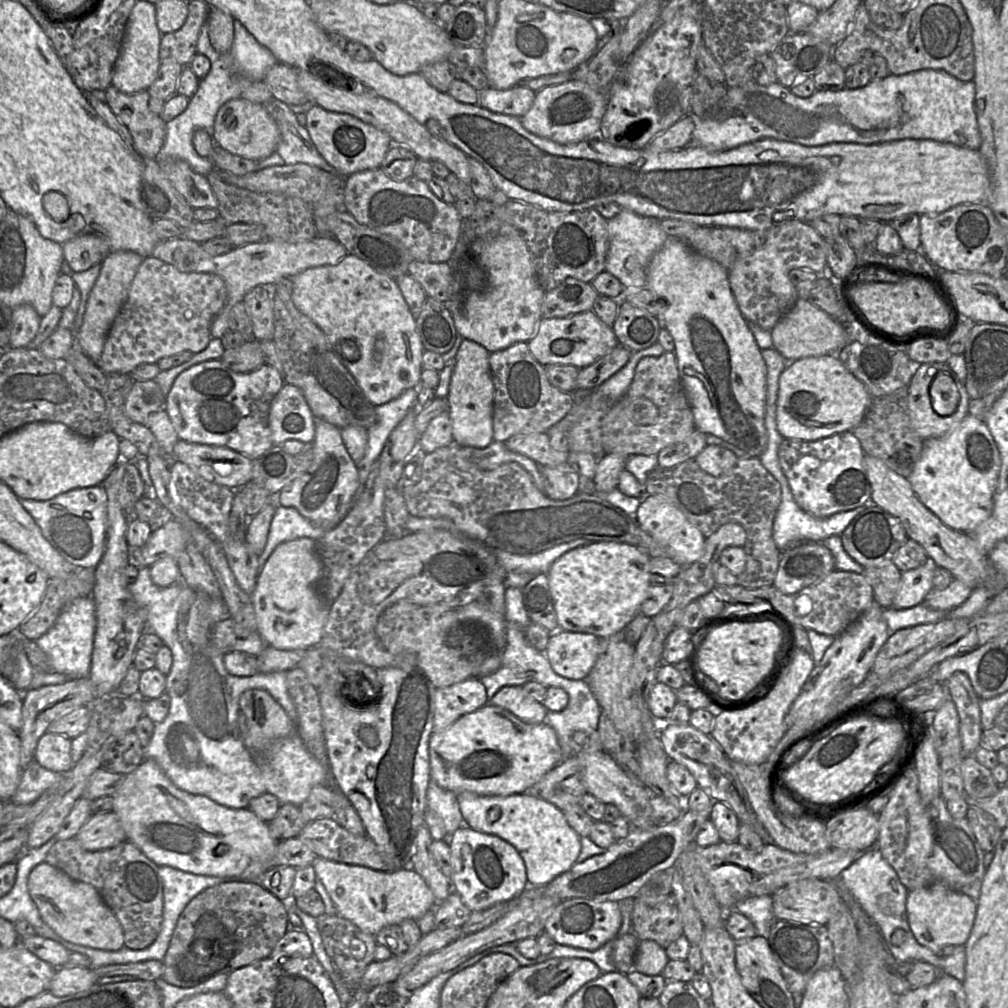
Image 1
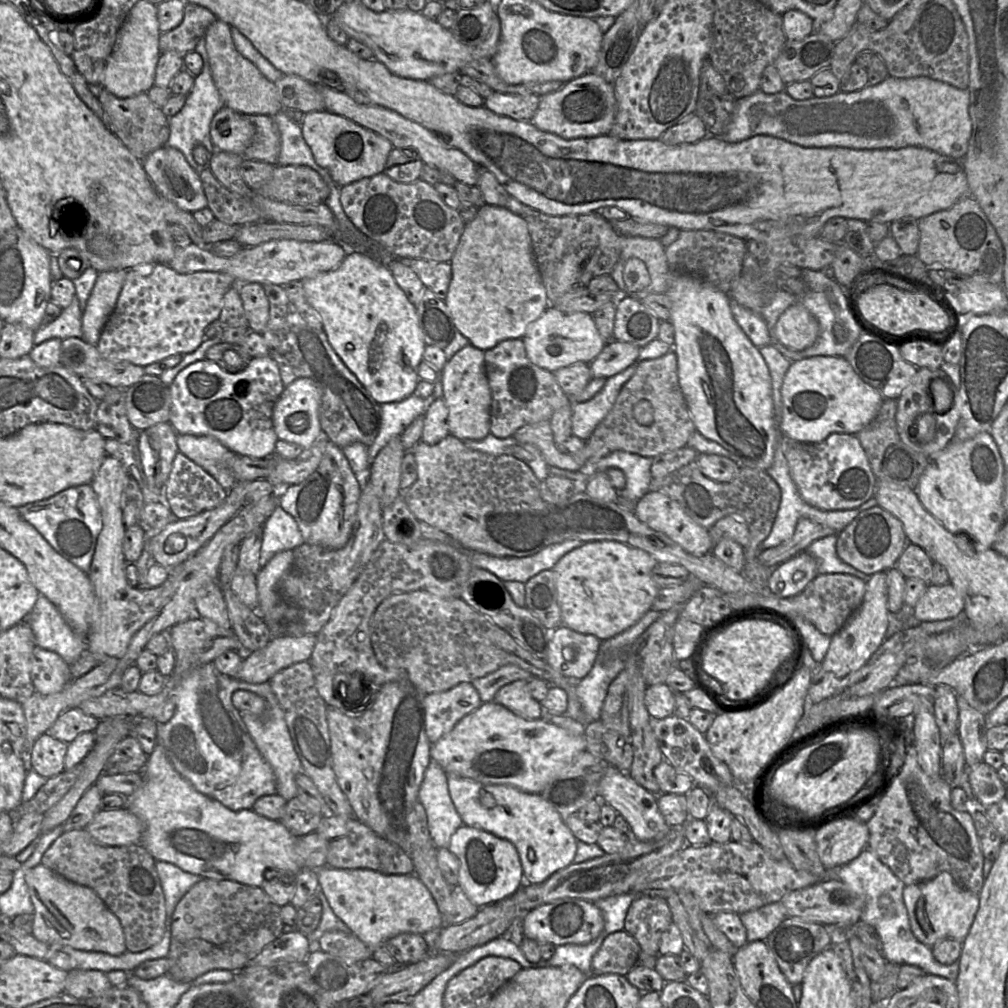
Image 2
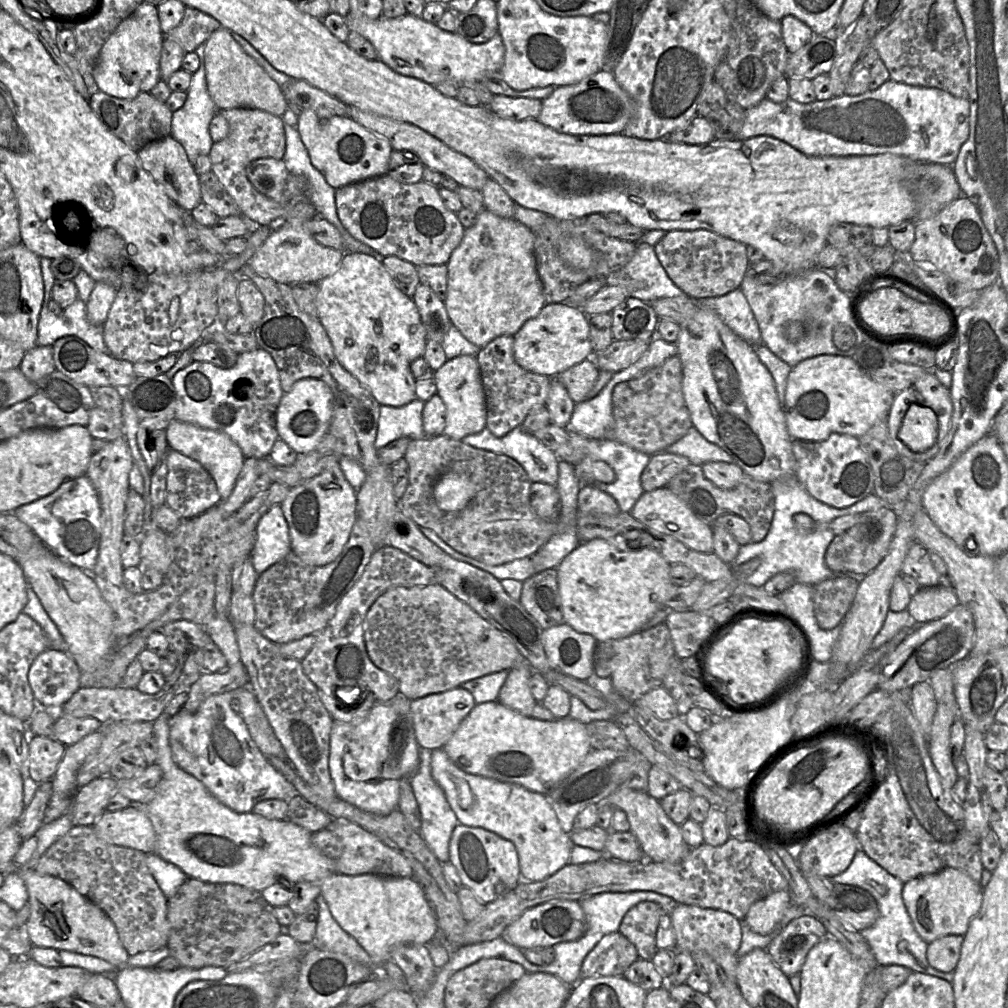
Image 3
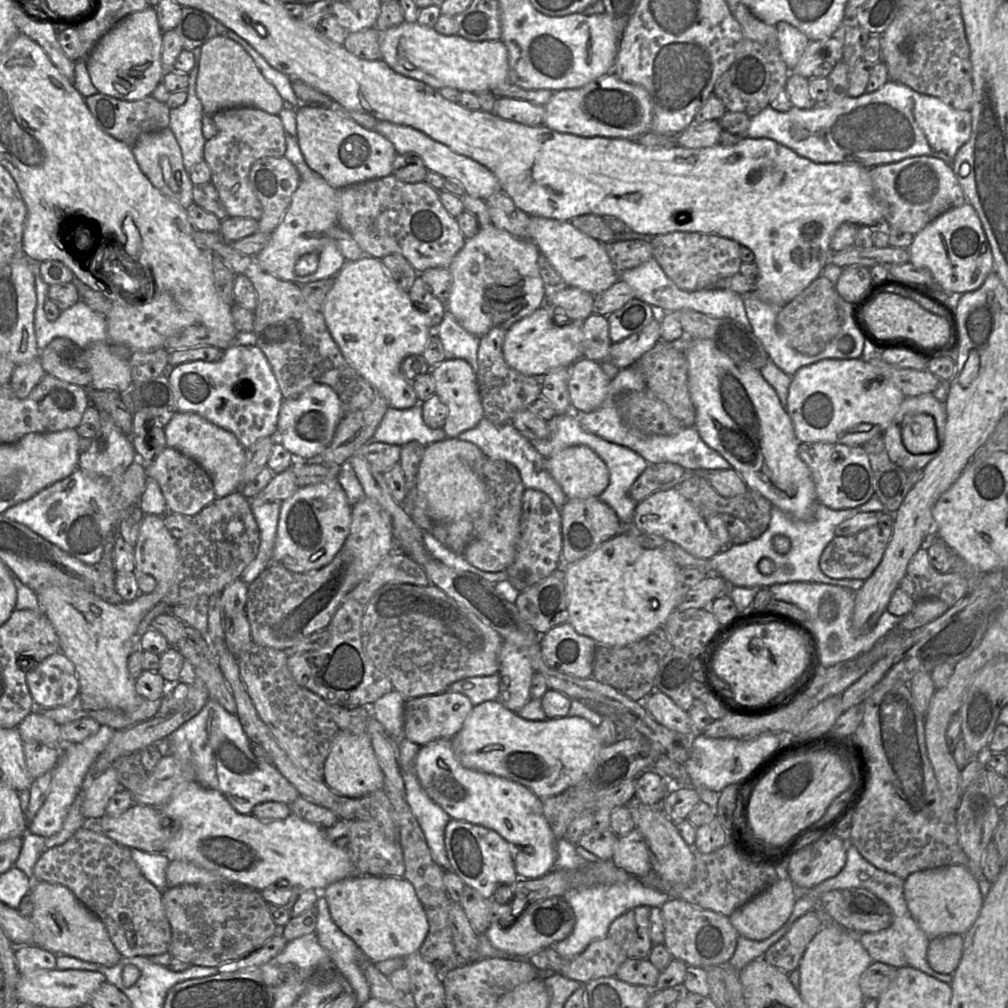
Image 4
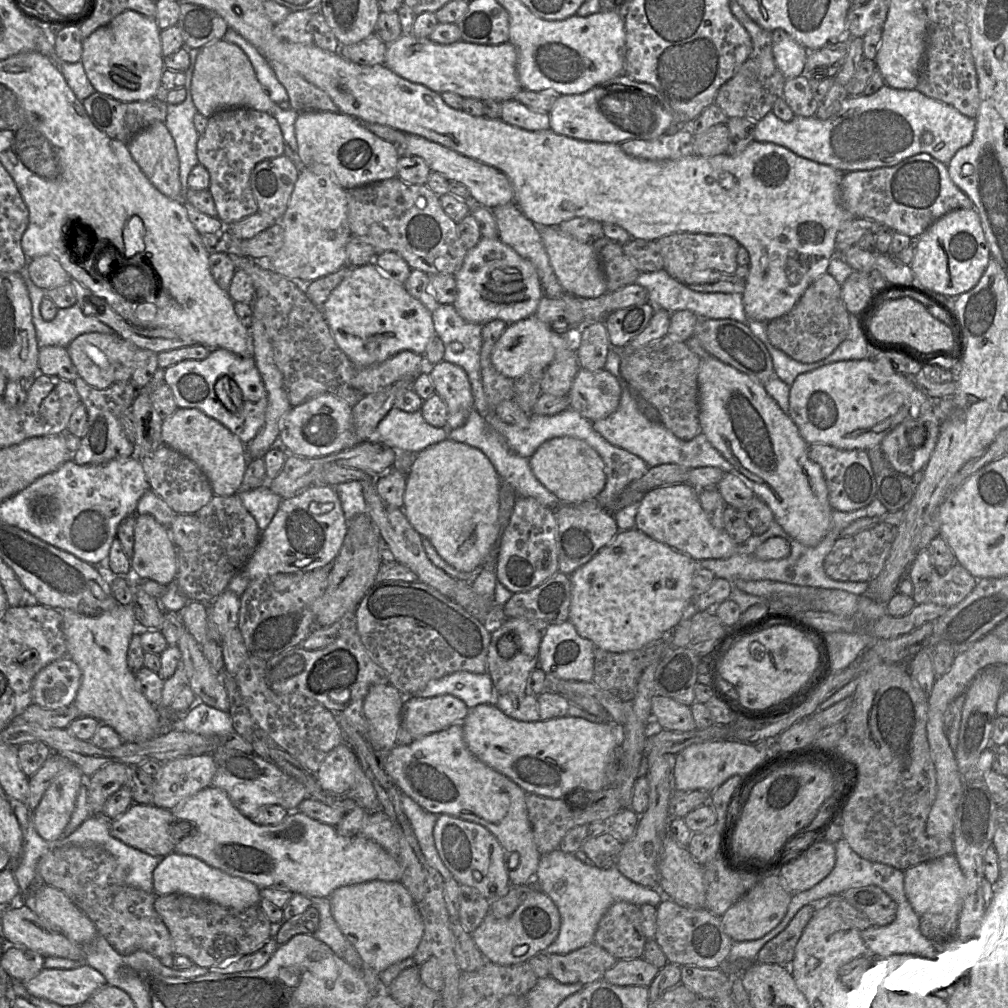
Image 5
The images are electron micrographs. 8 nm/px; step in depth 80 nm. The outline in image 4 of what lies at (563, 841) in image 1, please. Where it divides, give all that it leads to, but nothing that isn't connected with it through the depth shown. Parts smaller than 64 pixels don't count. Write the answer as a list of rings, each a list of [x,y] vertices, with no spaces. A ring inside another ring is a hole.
[[[447,738],[420,746],[414,767],[427,795],[451,818],[492,829],[511,844],[518,878],[533,880],[552,870],[557,839],[543,814],[542,799],[527,787],[463,766],[454,752],[453,740]]]

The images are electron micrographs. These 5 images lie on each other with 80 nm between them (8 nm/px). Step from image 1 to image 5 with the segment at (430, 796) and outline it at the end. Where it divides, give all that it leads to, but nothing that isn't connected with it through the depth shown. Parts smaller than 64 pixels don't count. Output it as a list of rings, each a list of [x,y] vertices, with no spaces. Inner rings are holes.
[[[407,795],[402,796],[403,810],[409,818],[427,863],[437,870],[444,881],[453,878],[436,849],[433,830],[438,815],[427,811]]]

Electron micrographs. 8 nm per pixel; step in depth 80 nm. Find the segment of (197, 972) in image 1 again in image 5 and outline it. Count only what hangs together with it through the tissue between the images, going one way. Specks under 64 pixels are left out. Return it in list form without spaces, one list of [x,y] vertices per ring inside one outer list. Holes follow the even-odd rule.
[[[181,893],[156,896],[154,908],[169,930],[174,955],[189,958],[194,965],[210,970],[251,954],[271,938],[271,925],[259,905],[244,910]]]

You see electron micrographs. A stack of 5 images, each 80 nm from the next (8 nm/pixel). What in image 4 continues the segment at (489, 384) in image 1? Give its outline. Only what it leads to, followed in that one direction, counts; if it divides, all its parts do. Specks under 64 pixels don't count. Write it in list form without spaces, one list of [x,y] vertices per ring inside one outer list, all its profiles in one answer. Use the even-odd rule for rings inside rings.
[[[463,359],[444,360],[430,370],[435,383],[435,394],[448,407],[448,416],[443,427],[446,438],[457,438],[460,433],[474,428],[484,417],[477,374]]]

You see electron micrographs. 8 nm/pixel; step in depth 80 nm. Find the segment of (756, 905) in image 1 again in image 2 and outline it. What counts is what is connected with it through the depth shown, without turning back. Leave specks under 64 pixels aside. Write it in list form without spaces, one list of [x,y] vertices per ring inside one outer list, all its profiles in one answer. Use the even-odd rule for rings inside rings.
[[[781,902],[770,903],[739,915],[747,930],[747,942],[766,940],[788,917]]]

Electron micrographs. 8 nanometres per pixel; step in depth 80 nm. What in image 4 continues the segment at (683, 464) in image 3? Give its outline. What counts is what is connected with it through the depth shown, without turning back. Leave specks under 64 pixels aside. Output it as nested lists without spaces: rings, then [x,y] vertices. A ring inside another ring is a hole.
[[[671,462],[649,464],[632,484],[629,497],[640,502],[657,491],[674,488],[686,476],[686,472],[685,468]]]

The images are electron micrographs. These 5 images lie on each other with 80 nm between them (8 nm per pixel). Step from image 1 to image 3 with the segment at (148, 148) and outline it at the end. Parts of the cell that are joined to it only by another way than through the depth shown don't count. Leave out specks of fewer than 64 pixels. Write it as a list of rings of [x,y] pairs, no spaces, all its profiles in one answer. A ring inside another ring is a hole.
[[[99,91],[90,96],[88,103],[104,127],[135,152],[171,134],[173,112],[150,93],[141,93],[133,99],[120,99]]]

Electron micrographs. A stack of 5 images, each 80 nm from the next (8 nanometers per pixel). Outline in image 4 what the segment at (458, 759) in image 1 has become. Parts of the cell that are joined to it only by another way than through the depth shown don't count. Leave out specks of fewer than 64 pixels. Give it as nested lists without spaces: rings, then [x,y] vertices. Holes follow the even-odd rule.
[[[498,700],[474,706],[452,740],[463,766],[516,781],[540,798],[558,795],[580,781],[603,747],[597,727],[583,717],[530,721]]]

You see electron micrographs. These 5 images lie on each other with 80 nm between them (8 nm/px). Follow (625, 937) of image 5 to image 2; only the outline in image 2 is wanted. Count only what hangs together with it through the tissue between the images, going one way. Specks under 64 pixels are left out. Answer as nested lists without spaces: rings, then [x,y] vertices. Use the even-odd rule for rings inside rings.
[[[637,895],[628,908],[623,931],[636,940],[642,953],[657,957],[661,937],[671,923],[671,911],[664,898]]]

